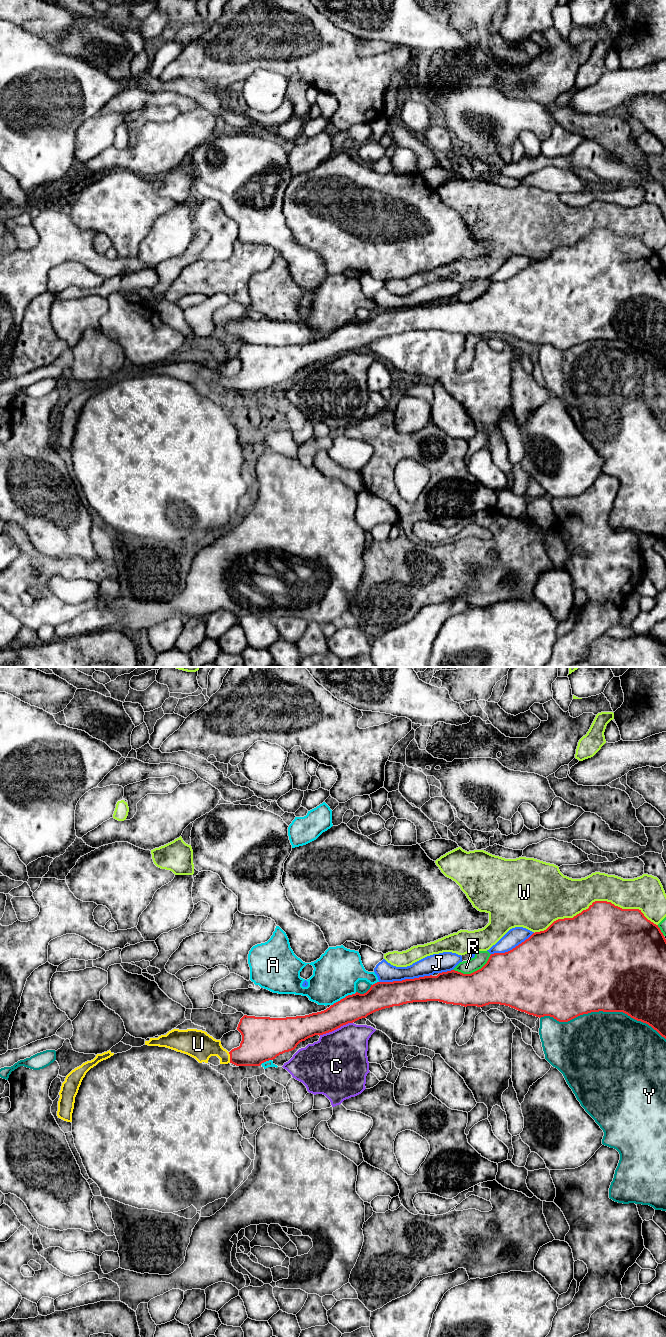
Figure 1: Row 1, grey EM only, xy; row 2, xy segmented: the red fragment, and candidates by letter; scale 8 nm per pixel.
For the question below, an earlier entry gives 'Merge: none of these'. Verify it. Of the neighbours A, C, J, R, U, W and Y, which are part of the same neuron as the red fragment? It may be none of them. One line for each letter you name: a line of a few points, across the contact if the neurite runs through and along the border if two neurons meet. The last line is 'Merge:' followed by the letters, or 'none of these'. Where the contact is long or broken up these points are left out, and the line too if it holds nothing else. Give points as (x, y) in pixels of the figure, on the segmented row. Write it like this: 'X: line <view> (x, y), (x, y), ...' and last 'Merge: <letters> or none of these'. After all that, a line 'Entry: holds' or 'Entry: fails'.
U: line xy (258, 1045), (250, 1053), (230, 1057), (213, 1047), (201, 1046)
Merge: U
Entry: fails

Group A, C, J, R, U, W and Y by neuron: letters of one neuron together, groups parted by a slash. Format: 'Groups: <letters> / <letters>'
Groups: A / C / J / R / U / W / Y

